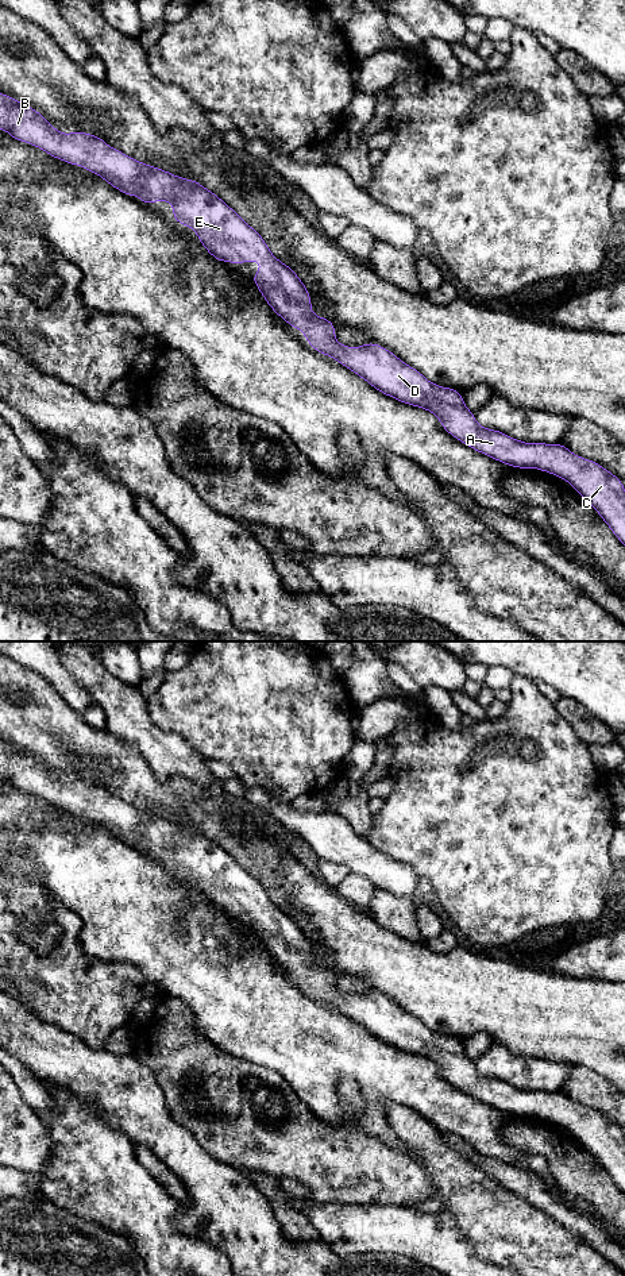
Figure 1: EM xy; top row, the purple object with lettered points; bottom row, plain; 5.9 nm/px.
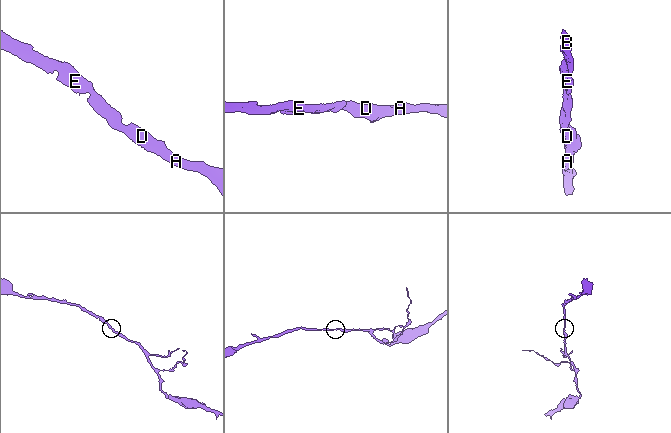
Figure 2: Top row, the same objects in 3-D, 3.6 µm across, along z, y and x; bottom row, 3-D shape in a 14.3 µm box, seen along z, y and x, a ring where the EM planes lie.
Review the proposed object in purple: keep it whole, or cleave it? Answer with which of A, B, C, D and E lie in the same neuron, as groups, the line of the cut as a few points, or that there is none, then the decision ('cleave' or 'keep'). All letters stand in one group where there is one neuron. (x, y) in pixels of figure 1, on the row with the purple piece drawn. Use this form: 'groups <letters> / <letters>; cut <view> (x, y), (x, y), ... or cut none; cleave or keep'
groups A B C D E; cut none; keep

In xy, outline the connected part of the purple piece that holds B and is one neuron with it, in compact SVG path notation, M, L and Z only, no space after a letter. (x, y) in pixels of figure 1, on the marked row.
M0 92L0 130L7 131L11 139L36 146L53 158L85 167L130 197L139 196L146 207L154 201L170 201L173 204L173 220L193 228L204 248L215 259L221 263L228 261L229 265L248 263L252 259L261 262L262 267L256 274L251 275L251 281L258 286L269 307L290 327L301 329L309 346L319 354L333 358L342 366L346 366L369 382L379 393L400 402L429 410L439 417L444 431L467 447L510 467L537 469L564 479L599 513L616 537L625 546L625 487L618 477L599 463L575 455L562 443L525 443L501 431L481 427L474 413L464 405L462 392L429 382L418 370L404 363L390 350L377 343L369 342L359 347L347 347L337 343L335 340L336 327L333 323L329 319L310 313L312 300L309 290L300 277L290 266L273 255L259 232L200 182L136 161L120 150L108 146L97 135L81 131L61 134L42 113L3 92Z

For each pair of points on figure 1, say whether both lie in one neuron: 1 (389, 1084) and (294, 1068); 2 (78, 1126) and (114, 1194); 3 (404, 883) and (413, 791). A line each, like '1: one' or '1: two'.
1: one
2: one
3: two

